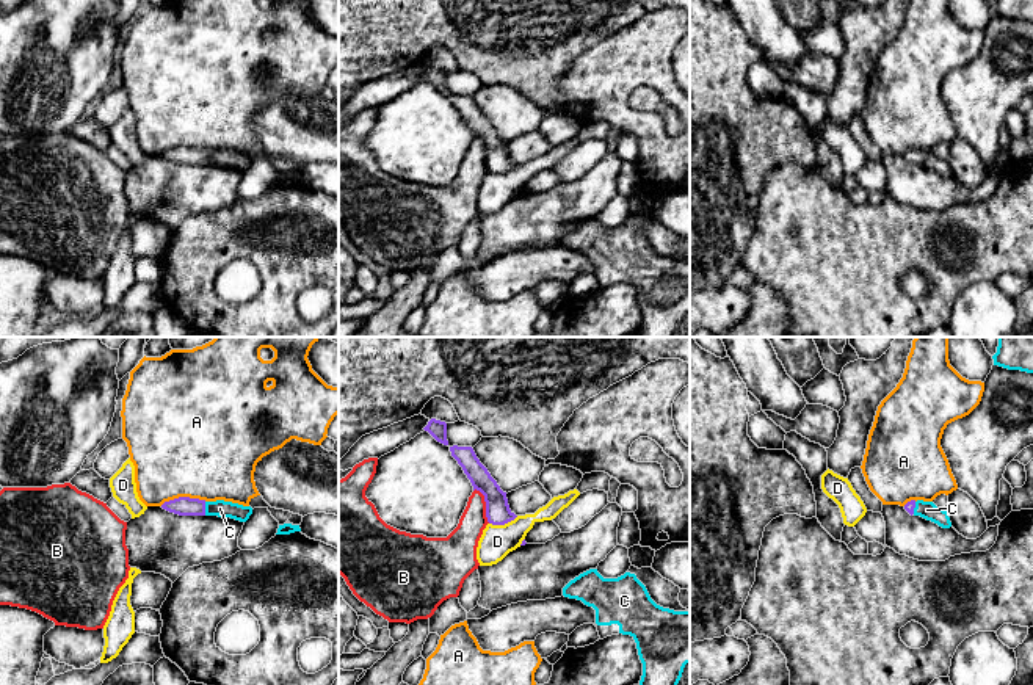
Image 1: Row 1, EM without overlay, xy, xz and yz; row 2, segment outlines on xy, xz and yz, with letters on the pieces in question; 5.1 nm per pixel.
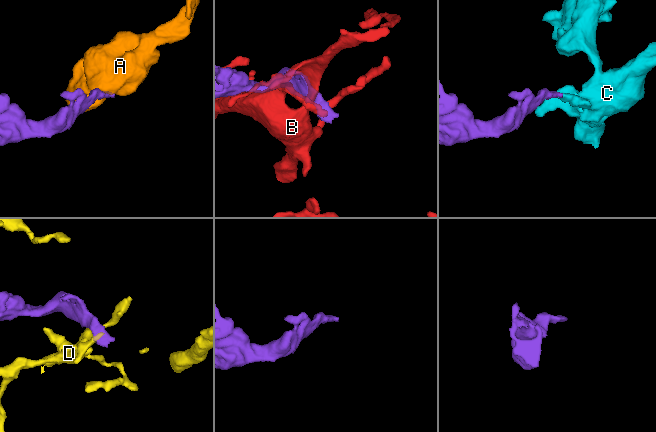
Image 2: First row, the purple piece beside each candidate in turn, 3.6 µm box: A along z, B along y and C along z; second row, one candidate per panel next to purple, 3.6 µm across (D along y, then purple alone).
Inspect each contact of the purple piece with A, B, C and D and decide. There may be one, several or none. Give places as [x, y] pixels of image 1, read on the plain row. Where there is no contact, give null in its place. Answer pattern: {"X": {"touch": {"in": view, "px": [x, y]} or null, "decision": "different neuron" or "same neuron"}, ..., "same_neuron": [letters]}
{"A": {"touch": {"in": "xy", "px": [182, 146]}, "decision": "different neuron"}, "B": {"touch": {"in": "xz", "px": [486, 154]}, "decision": "different neuron"}, "C": {"touch": {"in": "xy", "px": [204, 157]}, "decision": "same neuron"}, "D": {"touch": {"in": "xz", "px": [503, 173]}, "decision": "different neuron"}, "same_neuron": ["C"]}

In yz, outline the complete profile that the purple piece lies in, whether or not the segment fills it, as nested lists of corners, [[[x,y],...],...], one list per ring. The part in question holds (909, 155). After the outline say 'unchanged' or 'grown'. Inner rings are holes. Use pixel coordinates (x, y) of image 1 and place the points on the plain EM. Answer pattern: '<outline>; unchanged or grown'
[[[911,149],[904,154],[904,158],[912,165],[920,165],[926,169],[937,172],[942,177],[950,177],[951,171],[948,160],[939,158],[933,150]]]; grown

